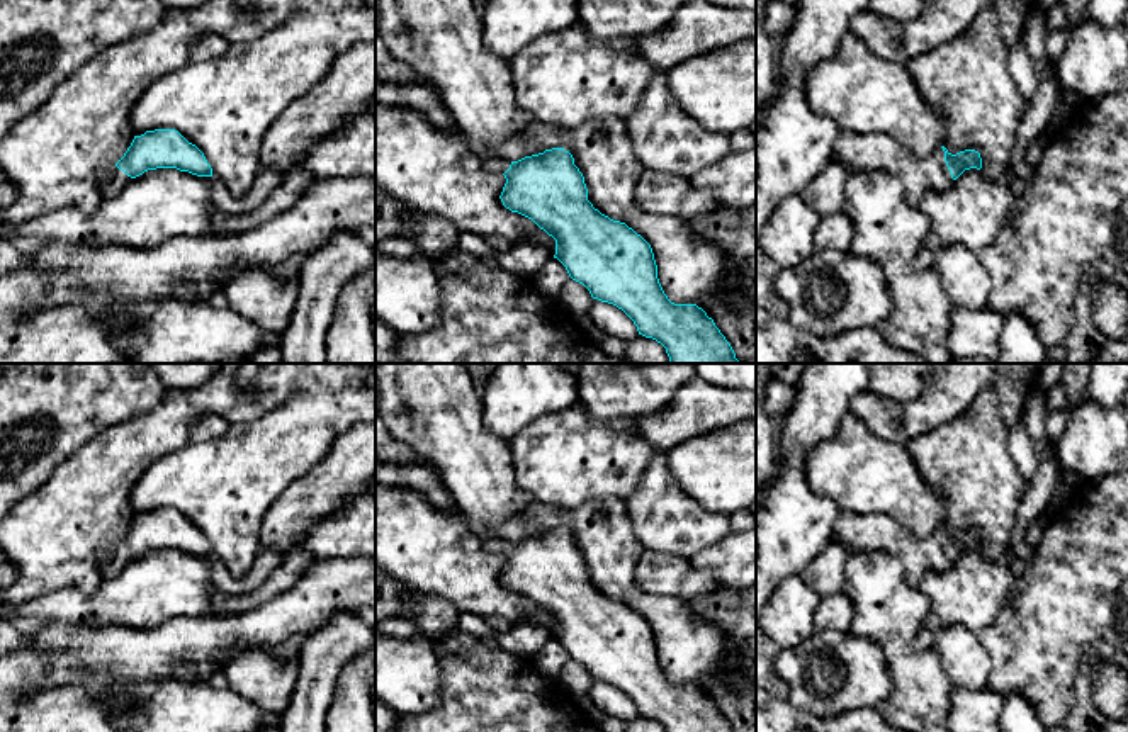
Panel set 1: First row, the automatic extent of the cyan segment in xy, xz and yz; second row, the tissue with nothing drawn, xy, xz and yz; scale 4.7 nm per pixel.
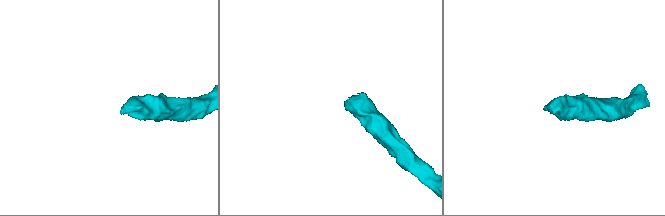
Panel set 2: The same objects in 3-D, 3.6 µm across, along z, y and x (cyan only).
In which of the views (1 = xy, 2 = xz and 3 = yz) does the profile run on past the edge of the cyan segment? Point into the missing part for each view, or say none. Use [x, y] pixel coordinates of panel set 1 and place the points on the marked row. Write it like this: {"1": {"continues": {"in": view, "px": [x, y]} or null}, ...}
{"1": {"continues": {"in": "xy", "px": [114, 180]}}, "2": {"continues": {"in": "xz", "px": [442, 39]}}, "3": {"continues": {"in": "yz", "px": [870, 152]}}}

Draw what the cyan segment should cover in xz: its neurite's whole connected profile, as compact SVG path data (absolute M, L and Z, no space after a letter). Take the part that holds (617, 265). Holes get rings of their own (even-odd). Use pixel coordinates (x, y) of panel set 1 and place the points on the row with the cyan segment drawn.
M377 0L381 36L389 53L416 70L438 87L443 104L450 109L457 126L471 139L471 151L491 173L503 173L506 183L499 195L503 206L532 219L540 229L556 239L556 255L569 277L583 284L593 299L622 309L637 326L639 335L652 338L666 348L669 363L741 363L713 319L697 304L674 304L664 294L651 245L625 222L601 214L588 200L584 177L574 165L574 158L564 148L545 149L518 161L506 161L489 151L503 141L522 132L535 119L530 112L516 107L510 61L489 53L482 41L482 17L472 0Z

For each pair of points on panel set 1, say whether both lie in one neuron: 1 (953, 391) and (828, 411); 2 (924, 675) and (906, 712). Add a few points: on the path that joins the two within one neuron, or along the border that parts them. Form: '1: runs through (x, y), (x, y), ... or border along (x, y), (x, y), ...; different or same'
1: border along (867, 389), (853, 398), (850, 410); different
2: runs through (921, 683), (921, 697), (914, 703); same

